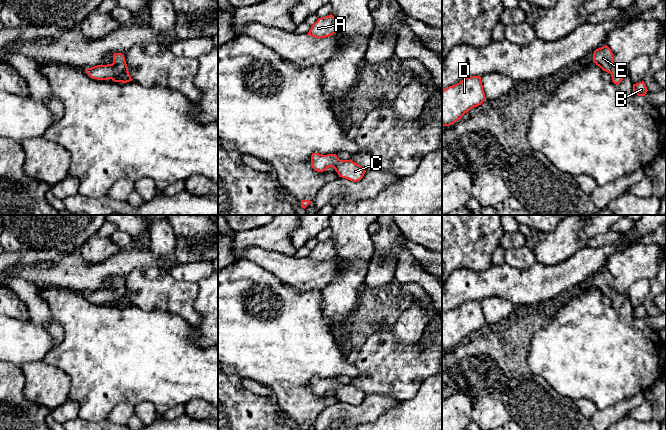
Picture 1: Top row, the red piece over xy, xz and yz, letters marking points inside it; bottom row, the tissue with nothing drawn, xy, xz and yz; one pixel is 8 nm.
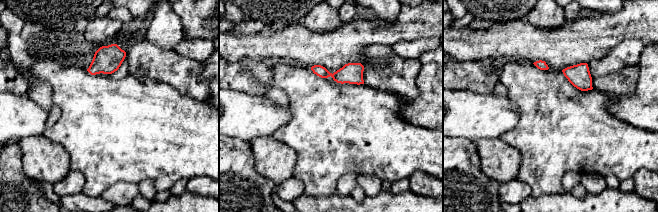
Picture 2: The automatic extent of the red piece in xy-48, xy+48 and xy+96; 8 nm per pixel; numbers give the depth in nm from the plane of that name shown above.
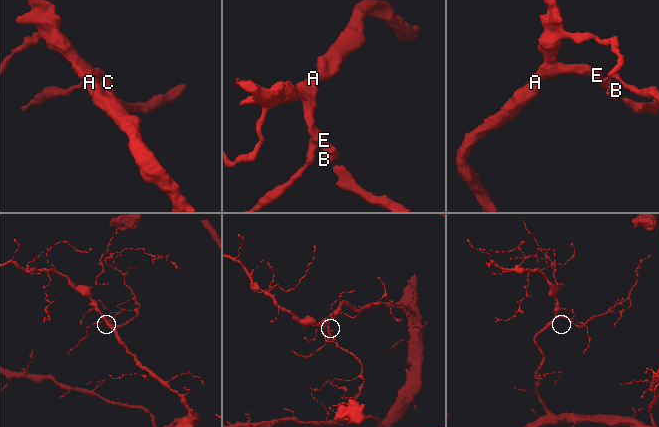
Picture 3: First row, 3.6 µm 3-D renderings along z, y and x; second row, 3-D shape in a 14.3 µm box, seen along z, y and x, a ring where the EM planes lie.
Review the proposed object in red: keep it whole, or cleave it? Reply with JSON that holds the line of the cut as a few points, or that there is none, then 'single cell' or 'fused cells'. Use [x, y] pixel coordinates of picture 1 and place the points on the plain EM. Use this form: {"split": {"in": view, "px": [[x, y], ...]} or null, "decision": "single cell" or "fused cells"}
{"split": null, "decision": "single cell"}

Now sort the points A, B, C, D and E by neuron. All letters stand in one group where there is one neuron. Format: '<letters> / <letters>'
A B C D E

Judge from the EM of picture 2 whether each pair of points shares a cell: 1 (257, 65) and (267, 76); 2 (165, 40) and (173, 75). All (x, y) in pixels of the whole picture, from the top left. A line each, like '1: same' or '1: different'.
1: same
2: different

